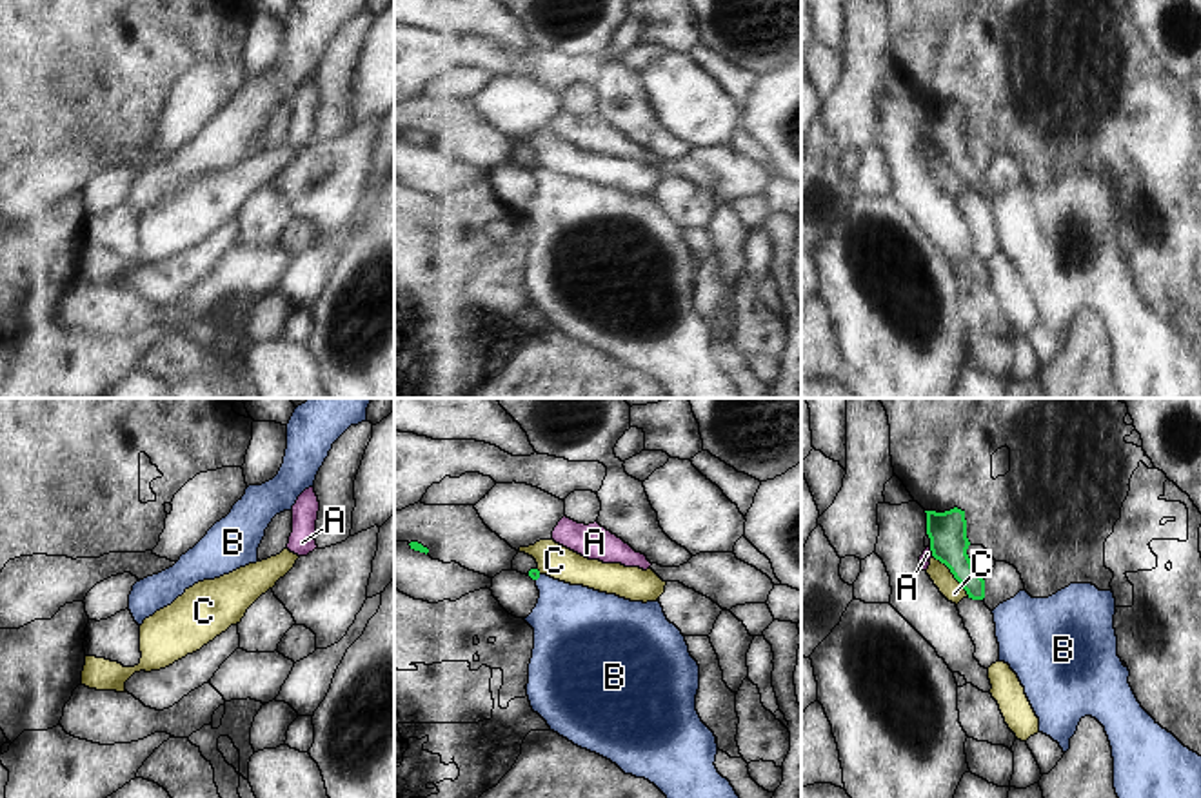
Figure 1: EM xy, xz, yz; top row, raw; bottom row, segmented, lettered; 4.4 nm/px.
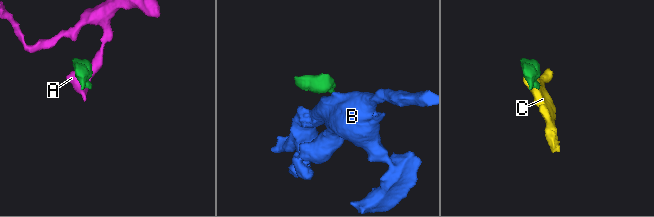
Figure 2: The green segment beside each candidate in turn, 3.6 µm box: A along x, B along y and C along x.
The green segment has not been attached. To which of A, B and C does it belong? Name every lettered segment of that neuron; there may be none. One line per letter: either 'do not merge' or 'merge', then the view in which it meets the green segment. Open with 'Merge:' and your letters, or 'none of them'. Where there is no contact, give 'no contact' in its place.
Merge: B
A: do not merge; contact in yz
B: merge; contact in xz
C: do not merge; contact in yz

